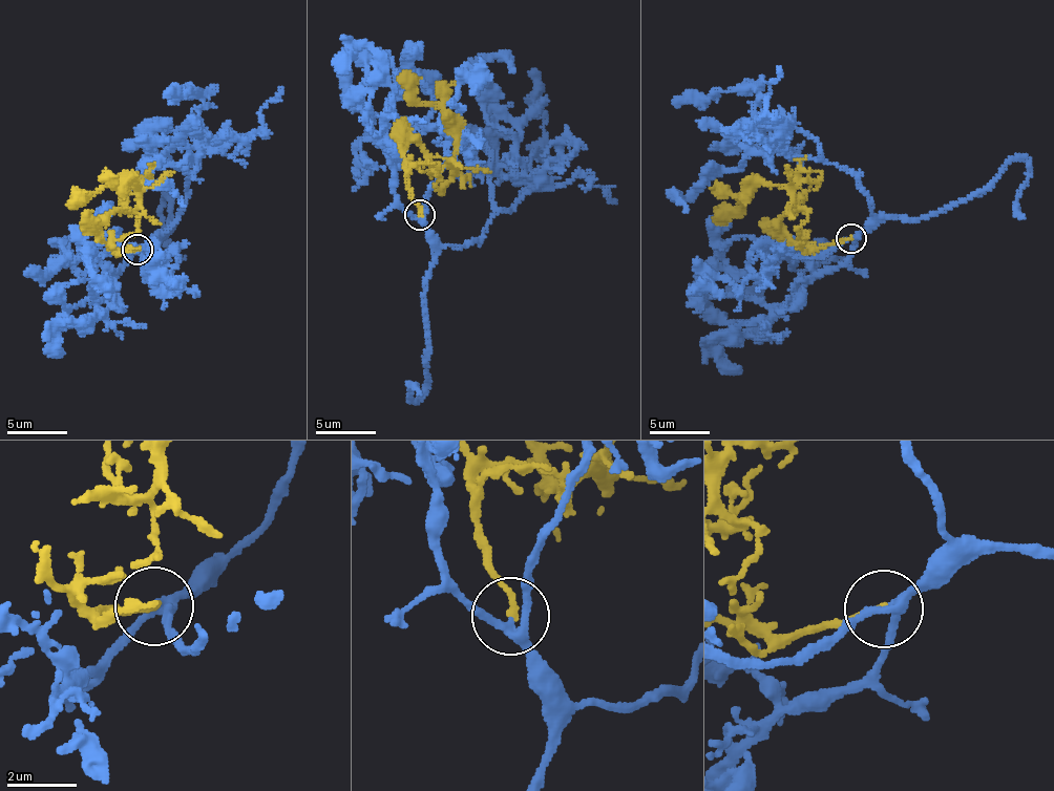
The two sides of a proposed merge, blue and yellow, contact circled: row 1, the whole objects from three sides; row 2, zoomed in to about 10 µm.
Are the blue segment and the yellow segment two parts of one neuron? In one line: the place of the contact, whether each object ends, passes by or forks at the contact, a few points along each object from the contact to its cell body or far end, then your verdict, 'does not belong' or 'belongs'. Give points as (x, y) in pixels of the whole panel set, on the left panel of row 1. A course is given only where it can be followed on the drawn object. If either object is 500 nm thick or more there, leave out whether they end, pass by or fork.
(138, 249) | blue forks | yellow ends | blue via (136, 250), (176, 213), (205, 140), (176, 163), (145, 162), (141, 185), (163, 186), (185, 206) | yellow via (136, 250), (111, 247), (130, 236), (140, 216), (133, 180), (125, 178), (70, 204) | belongs

